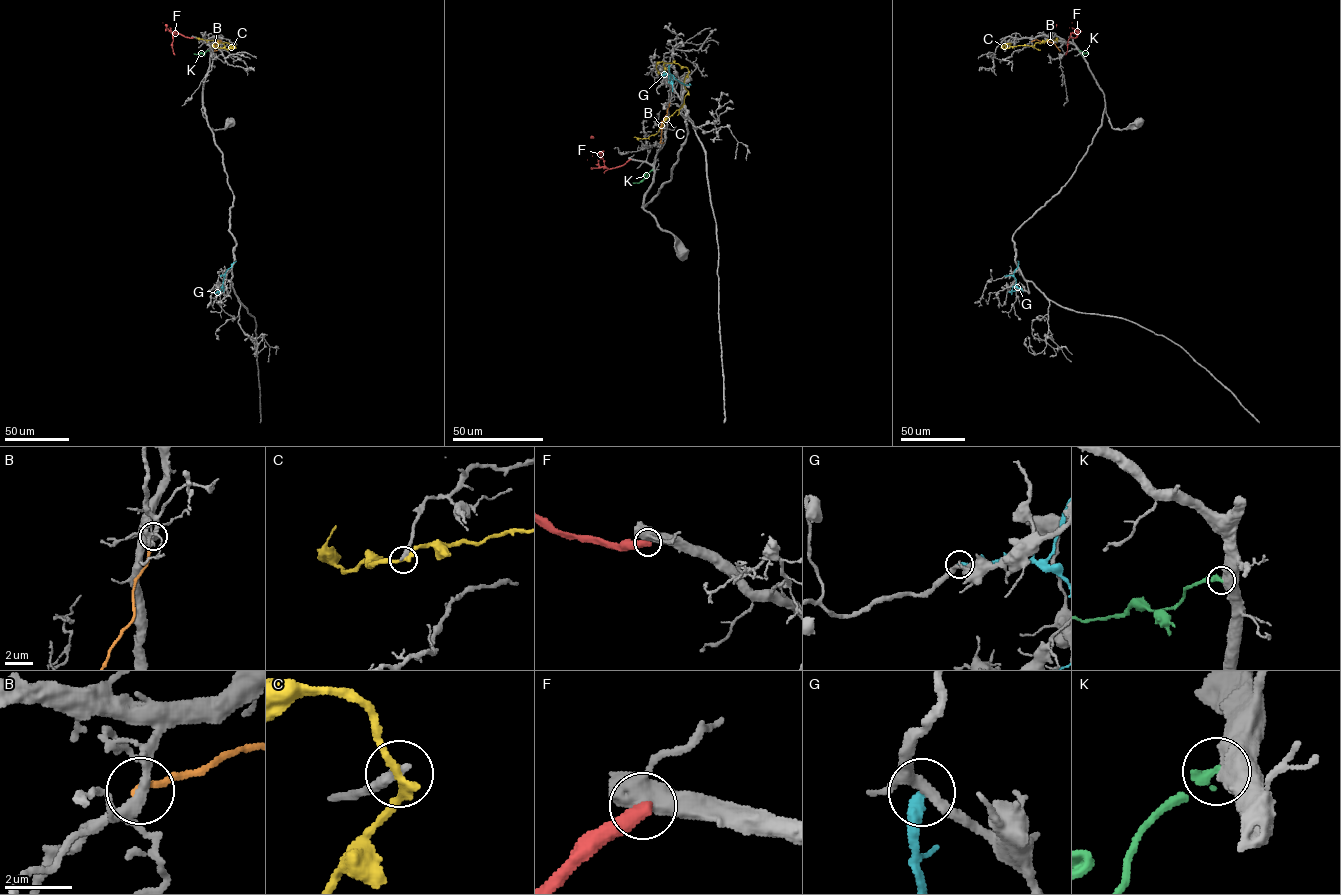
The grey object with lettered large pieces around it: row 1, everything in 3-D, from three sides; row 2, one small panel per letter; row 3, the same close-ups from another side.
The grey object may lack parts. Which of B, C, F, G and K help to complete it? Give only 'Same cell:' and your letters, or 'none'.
Same cell: none

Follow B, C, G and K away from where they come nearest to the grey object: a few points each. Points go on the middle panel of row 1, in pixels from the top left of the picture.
B: (670, 103), (661, 123), (660, 142), (663, 142)
C: (689, 71), (684, 83), (688, 93), (683, 106), (655, 134), (646, 138), (634, 137)
G: (669, 65), (673, 80), (666, 73), (660, 75)
K: (652, 170), (639, 183), (631, 183)

